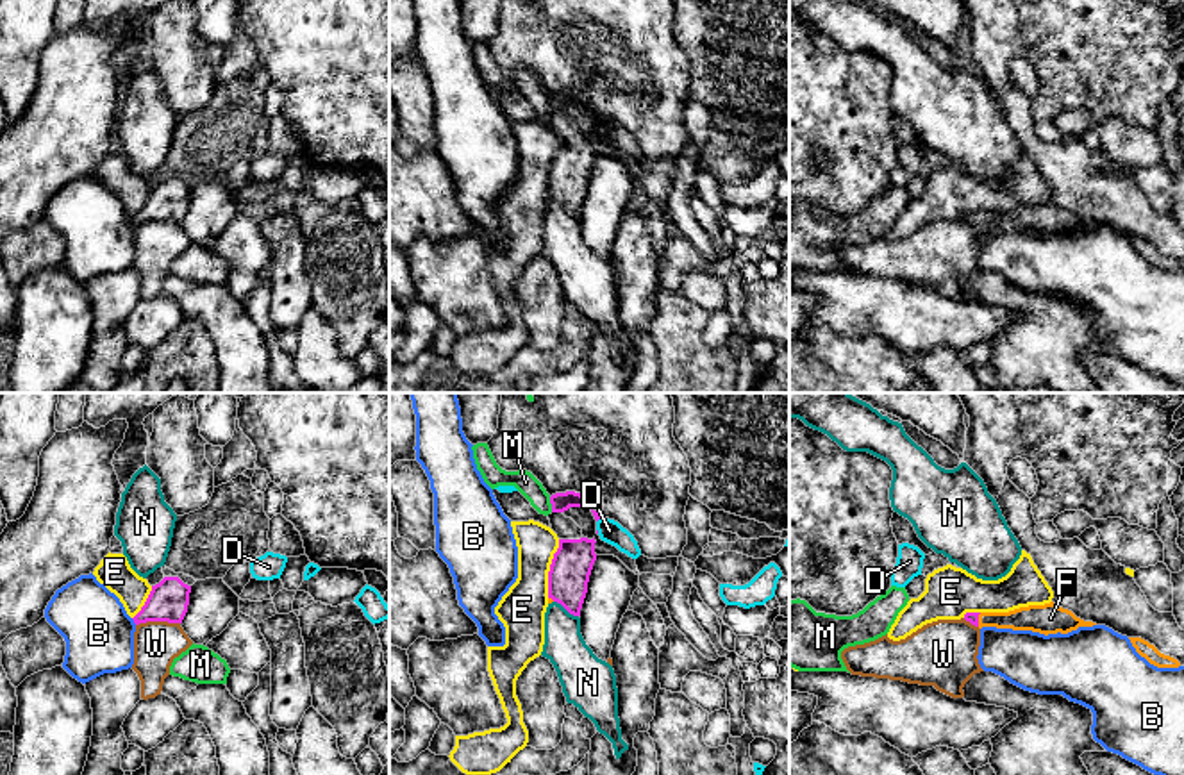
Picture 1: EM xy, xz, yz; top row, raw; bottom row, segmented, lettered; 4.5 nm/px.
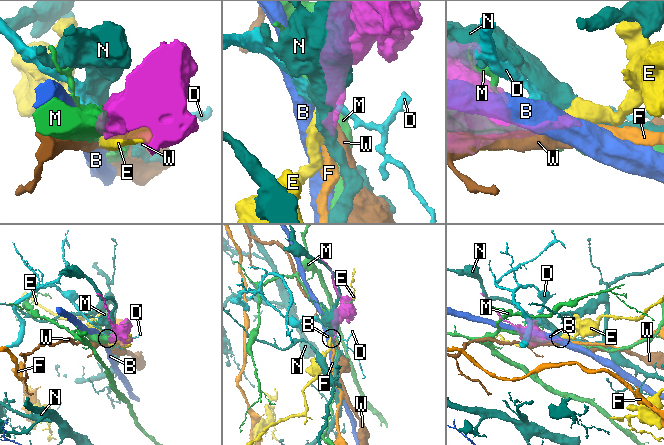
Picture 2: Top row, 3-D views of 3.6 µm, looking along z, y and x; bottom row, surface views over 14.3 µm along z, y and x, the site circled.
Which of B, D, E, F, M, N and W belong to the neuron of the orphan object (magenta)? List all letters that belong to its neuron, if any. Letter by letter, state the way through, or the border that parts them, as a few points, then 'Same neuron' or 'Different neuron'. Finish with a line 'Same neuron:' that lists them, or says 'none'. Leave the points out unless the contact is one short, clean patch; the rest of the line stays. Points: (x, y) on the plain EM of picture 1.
B: Boundary: xy (131, 218), (136, 224). Different neuron
D: Boundary: xz (600, 116), (597, 122). Different neuron
E: Different neuron
F: Path across: yz (970, 216), (977, 220), (1033, 218). Same neuron
M: Different neuron
N: Different neuron
W: Boundary: xy (179, 222), (140, 222), (136, 225). Different neuron
Same neuron: F

